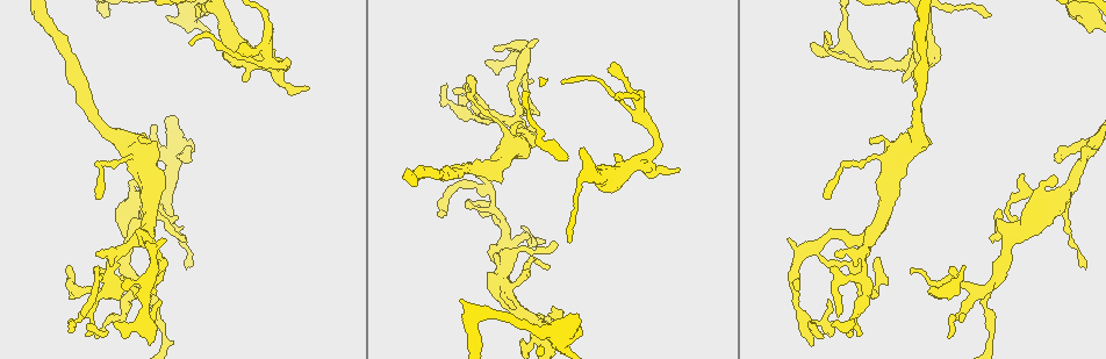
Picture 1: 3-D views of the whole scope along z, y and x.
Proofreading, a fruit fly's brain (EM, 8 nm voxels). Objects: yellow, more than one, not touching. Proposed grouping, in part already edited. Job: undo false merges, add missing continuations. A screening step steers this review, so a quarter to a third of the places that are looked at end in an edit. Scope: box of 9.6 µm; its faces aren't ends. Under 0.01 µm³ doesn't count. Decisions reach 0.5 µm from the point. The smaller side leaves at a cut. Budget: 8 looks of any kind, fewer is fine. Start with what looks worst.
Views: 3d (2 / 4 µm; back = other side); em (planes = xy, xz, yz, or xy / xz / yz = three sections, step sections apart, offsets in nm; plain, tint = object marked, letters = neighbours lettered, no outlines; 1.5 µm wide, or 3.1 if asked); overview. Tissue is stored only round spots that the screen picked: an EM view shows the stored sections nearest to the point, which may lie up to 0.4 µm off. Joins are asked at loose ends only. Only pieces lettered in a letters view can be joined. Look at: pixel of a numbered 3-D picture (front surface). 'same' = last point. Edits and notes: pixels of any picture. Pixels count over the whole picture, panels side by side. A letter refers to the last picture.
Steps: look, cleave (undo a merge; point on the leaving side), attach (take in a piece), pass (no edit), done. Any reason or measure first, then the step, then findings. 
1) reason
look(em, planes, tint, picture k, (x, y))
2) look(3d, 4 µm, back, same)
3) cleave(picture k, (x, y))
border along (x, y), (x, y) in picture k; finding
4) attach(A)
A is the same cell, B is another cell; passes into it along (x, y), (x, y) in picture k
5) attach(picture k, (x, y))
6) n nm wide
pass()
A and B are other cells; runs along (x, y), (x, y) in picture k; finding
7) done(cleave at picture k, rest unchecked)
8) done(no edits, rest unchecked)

an open end
look(3d, 2 µm, picture 1, (1060, 155))

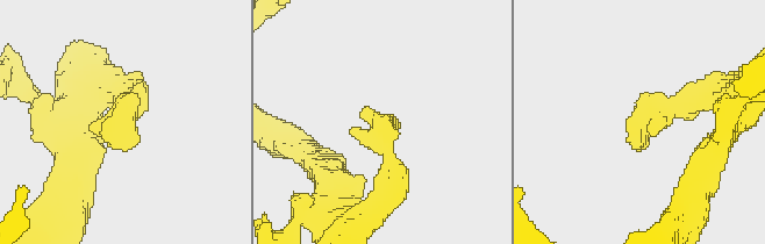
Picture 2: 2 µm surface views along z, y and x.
need the tissue
look(em, xz, step 4, tint, picture 2, (647, 129))

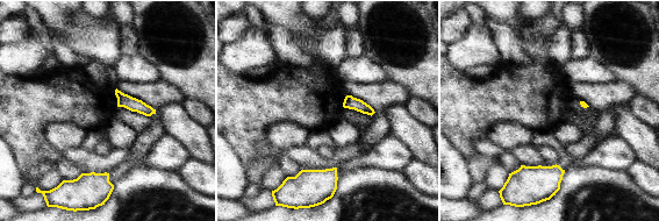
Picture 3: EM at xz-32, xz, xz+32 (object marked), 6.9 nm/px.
look(em, planes, letters, same)

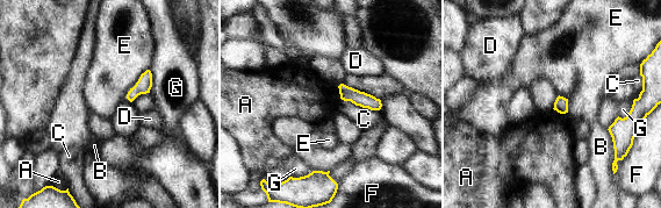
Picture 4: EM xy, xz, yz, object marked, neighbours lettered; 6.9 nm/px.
pass()
A, B, C, D, E, F and G are other cells; runs along (342, 87), (349, 94), (378, 106) in picture 4; none of them fits

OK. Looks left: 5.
free end
look(3d, 2 µm, picture 1, (834, 254))

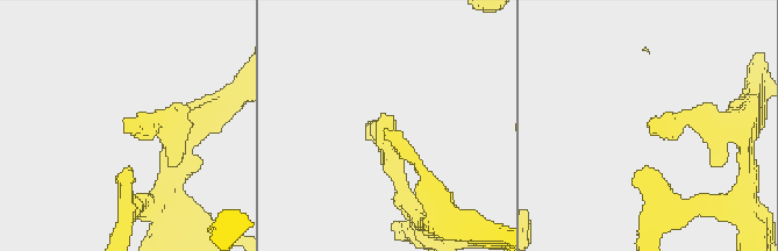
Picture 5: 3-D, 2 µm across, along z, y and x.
need the tissue
look(em, planes, plain, picture 5, (124, 123))

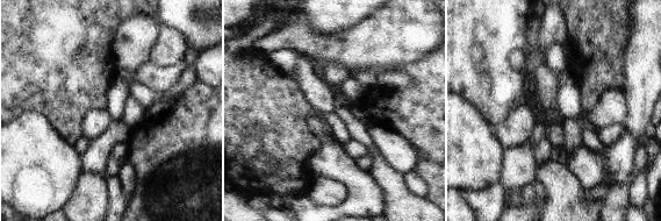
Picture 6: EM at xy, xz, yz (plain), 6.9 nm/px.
what lies round it
look(em, planes, letters, same)

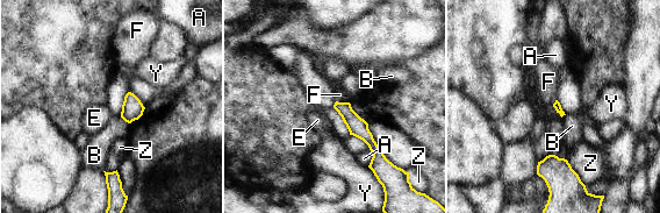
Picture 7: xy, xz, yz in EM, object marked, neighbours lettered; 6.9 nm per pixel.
pass()
A, B, E, F, Y and Z are other cells; border along (336, 100), (349, 103) in picture 7; none of them fits

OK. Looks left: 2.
thin end
look(em, planes, letters, picture 1, (522, 122))

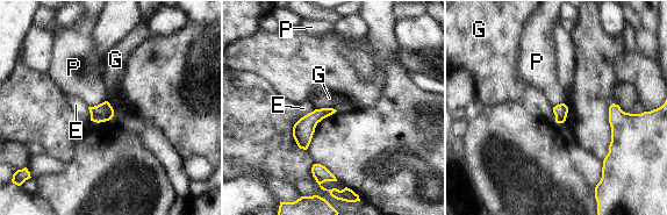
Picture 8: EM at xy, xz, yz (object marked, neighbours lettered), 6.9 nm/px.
G touches over 150 nm
pass()
E, G and P are other cells; border along (315, 108), (334, 108), (336, 110) in picture 8; none of them fits

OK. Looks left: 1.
done(no edits, rest unchecked)

